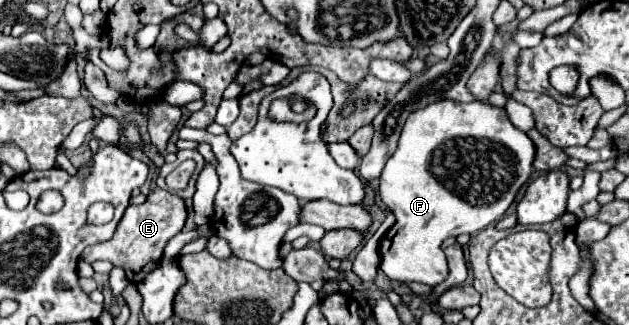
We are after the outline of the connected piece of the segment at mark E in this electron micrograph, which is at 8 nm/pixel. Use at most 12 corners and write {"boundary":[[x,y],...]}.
{"boundary":[[155,188],[129,205],[107,244],[83,260],[109,260],[137,284],[181,232],[183,198]]}

